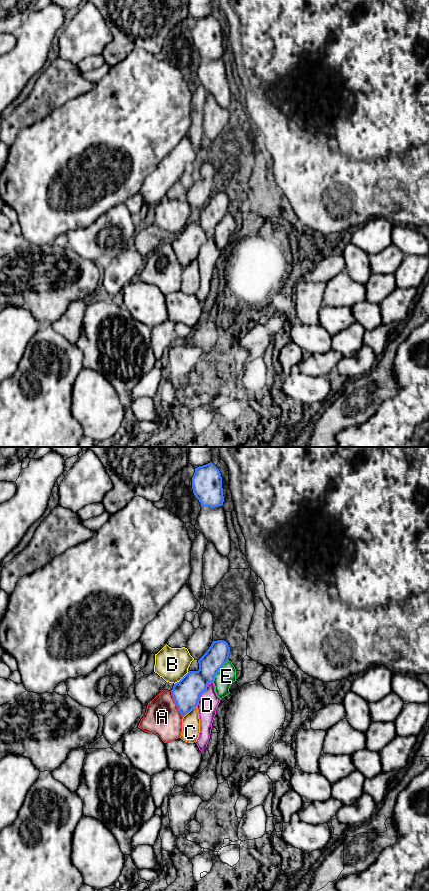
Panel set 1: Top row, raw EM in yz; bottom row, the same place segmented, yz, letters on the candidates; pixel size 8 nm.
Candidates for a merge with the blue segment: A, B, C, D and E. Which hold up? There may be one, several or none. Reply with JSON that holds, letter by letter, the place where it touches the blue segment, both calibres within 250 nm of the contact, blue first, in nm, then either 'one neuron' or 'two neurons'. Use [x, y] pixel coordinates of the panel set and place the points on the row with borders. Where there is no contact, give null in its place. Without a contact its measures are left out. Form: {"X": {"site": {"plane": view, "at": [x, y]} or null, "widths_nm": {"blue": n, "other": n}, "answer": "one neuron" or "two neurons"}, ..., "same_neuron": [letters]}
{"A": {"site": {"plane": "yz", "at": [175, 703]}, "widths_nm": {"blue": 220, "other": 280}, "answer": "two neurons"}, "B": {"site": {"plane": "yz", "at": [182, 678]}, "widths_nm": {"blue": 220, "other": 260}, "answer": "two neurons"}, "C": {"site": {"plane": "yz", "at": [189, 711]}, "widths_nm": {"blue": 220, "other": 140}, "answer": "two neurons"}, "D": {"site": {"plane": "yz", "at": [202, 692]}, "widths_nm": {"blue": 220, "other": 160}, "answer": "two neurons"}, "E": {"site": {"plane": "yz", "at": [219, 670]}, "widths_nm": {"blue": 200, "other": 150}, "answer": "one neuron"}, "same_neuron": ["E"]}

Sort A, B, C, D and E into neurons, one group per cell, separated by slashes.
A / B / C / D / E

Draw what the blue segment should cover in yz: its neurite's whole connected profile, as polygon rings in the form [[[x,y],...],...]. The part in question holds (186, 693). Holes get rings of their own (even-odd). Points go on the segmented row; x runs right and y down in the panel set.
[[[224,640],[213,641],[198,660],[199,670],[189,671],[171,690],[178,711],[184,717],[197,707],[201,694],[210,682],[214,683],[217,696],[222,699],[236,681],[236,669],[228,659],[230,647]]]

